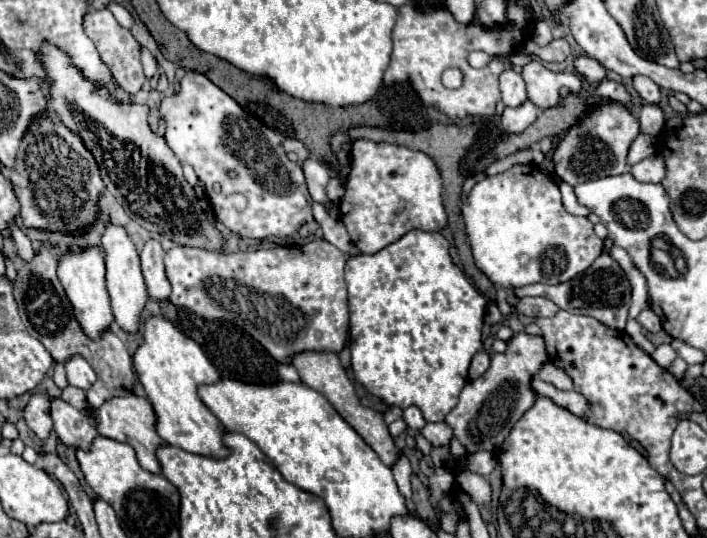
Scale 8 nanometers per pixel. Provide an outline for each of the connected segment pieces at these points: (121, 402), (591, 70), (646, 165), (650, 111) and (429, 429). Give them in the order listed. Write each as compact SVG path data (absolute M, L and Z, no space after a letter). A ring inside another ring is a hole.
M132 393L132 395L124 395L124 397L112 397L112 399L104 401L102 407L98 407L98 409L94 409L94 407L88 407L88 409L90 409L88 419L96 427L98 435L104 435L108 439L114 439L114 441L122 441L122 443L132 445L134 451L136 451L138 463L146 471L150 471L150 473L160 473L160 463L158 463L154 451L164 441L158 437L158 433L154 429L156 415L154 415L154 409L148 403L148 399Z
M578 57L574 61L574 65L576 65L576 73L580 73L588 83L598 83L604 79L604 69L596 59Z
M650 155L648 159L642 159L640 163L632 165L630 173L644 183L660 183L666 175L666 167L664 167L664 159L660 155Z
M644 105L636 109L636 117L640 119L640 133L646 135L658 135L658 131L662 129L664 117L662 117L662 109L658 105Z
M426 423L420 433L432 443L432 447L450 447L452 429L446 423Z

